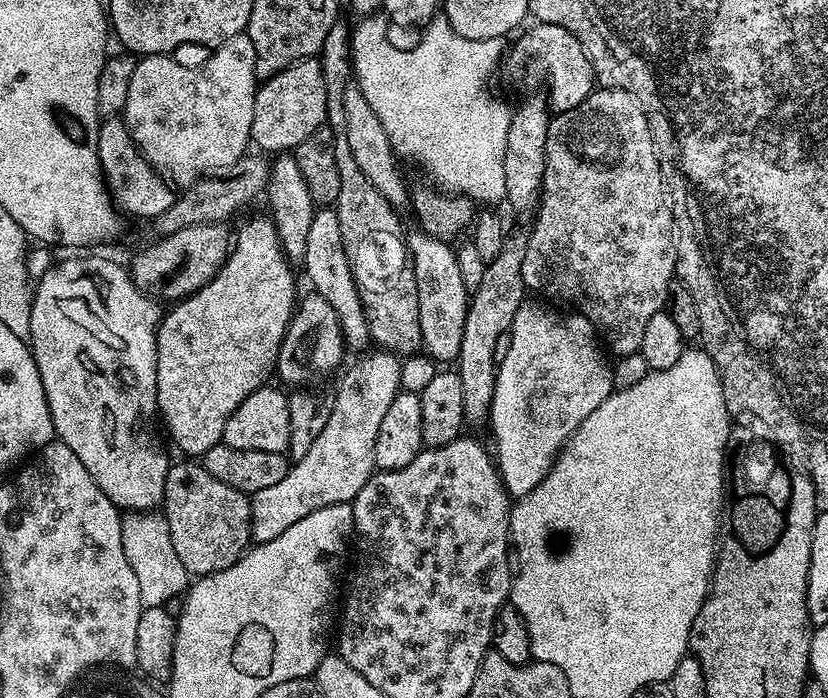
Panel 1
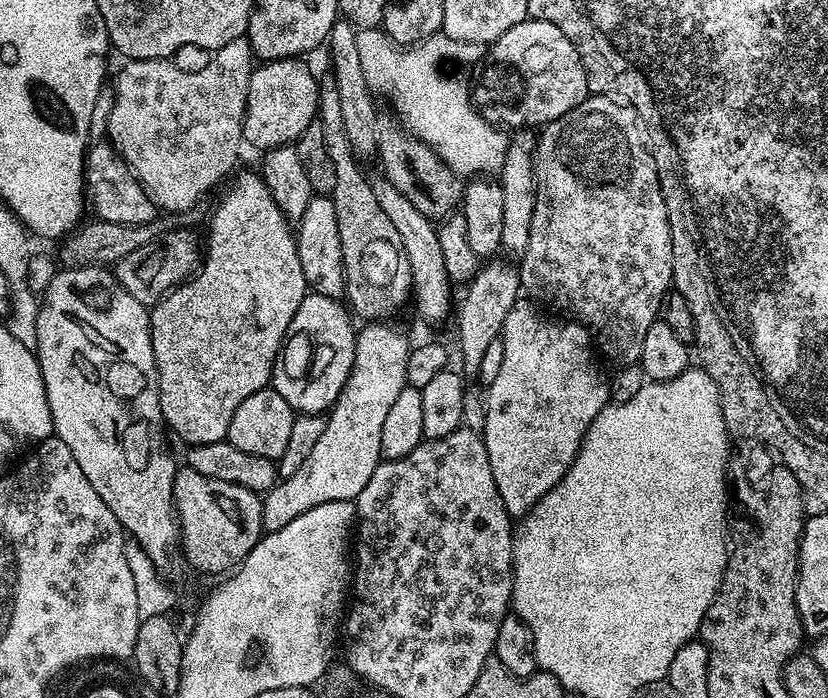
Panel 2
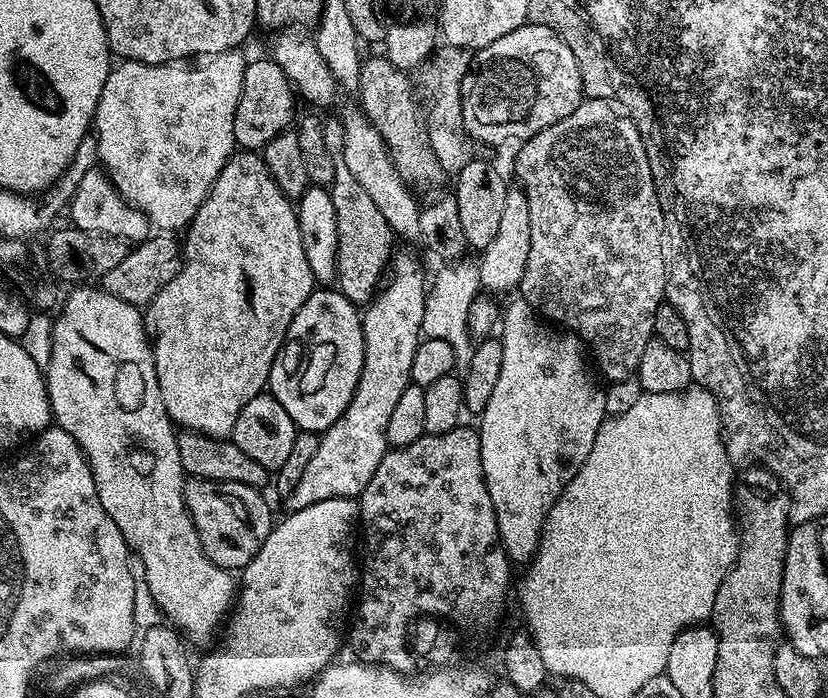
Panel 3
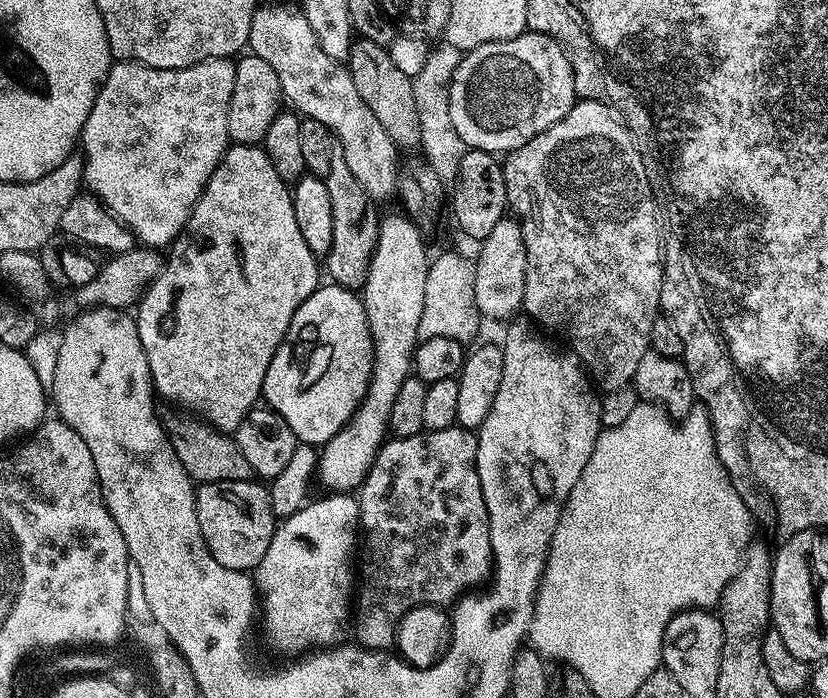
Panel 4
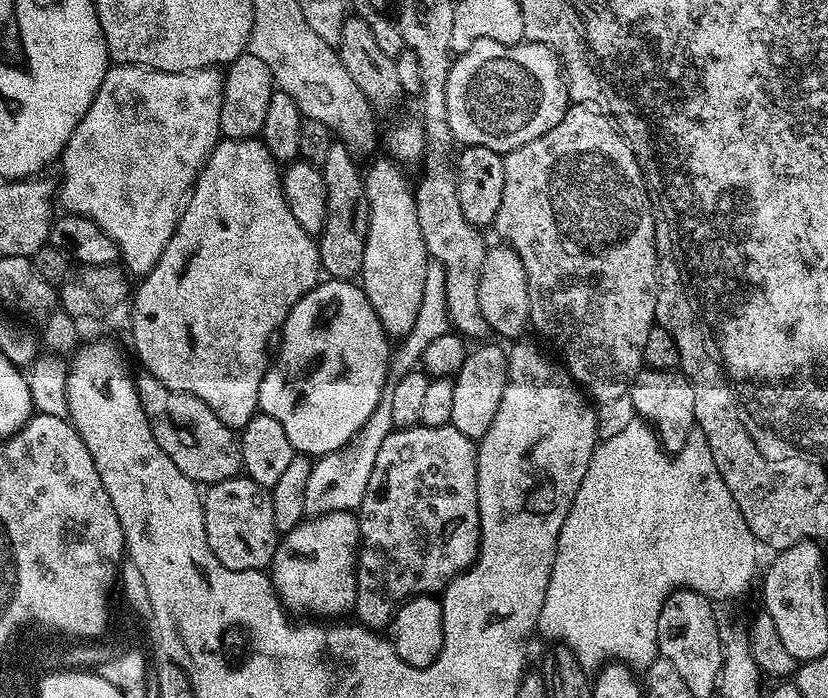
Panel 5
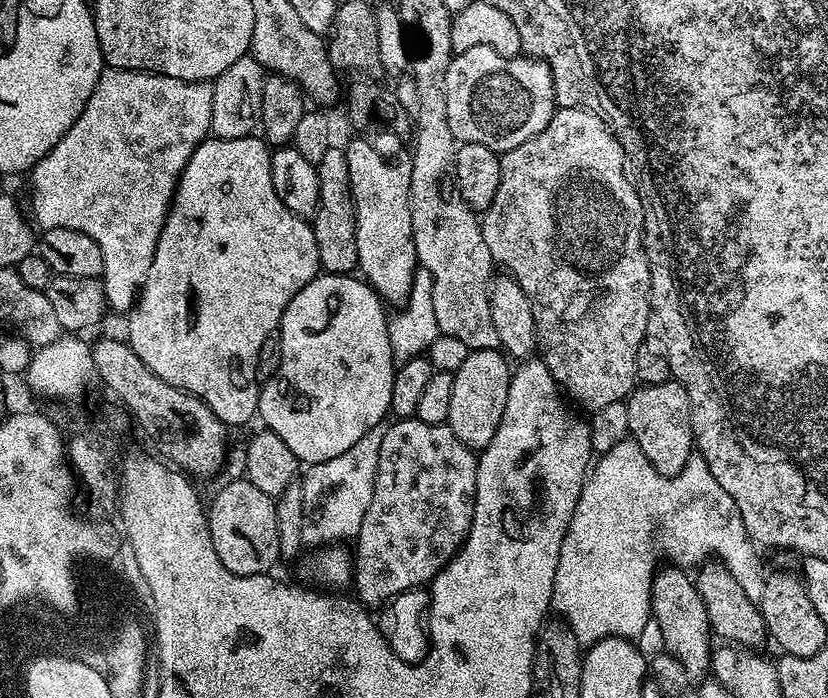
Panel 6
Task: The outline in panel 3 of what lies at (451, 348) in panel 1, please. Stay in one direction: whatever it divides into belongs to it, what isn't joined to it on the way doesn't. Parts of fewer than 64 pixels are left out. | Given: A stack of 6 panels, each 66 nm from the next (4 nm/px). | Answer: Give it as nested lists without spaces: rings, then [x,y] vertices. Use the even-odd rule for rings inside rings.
[[[359,107],[348,108],[342,115],[342,127],[344,129],[344,153],[346,154],[346,170],[354,174],[354,178],[365,188],[366,194],[377,204],[382,218],[387,220],[395,237],[404,240],[416,240],[420,235],[419,214],[421,205],[416,204],[417,197],[413,189],[402,182],[401,175],[390,162],[390,154],[386,150],[386,142],[382,142],[382,134],[370,121]]]

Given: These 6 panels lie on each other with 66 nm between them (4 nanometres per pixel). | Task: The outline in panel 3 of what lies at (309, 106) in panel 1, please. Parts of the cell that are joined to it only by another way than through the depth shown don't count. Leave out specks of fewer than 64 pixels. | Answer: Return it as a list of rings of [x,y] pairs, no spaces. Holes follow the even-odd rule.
[[[270,58],[249,59],[242,78],[238,110],[234,114],[234,138],[237,145],[244,150],[264,149],[266,142],[270,142],[270,138],[293,127],[298,116],[296,104],[298,105],[298,97],[286,78],[282,66],[278,66]]]

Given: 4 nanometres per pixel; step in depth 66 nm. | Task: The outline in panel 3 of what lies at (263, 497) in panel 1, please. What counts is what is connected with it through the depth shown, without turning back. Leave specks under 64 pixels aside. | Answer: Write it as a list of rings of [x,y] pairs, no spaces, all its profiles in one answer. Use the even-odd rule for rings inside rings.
[[[397,251],[390,261],[386,279],[362,312],[364,335],[364,361],[354,398],[350,406],[320,436],[318,450],[306,465],[302,478],[286,497],[288,512],[306,510],[314,502],[334,498],[356,498],[374,478],[378,462],[390,450],[386,438],[386,422],[406,386],[412,383],[410,366],[414,363],[414,350],[422,339],[423,312],[426,310],[426,278],[420,264],[408,252]]]

